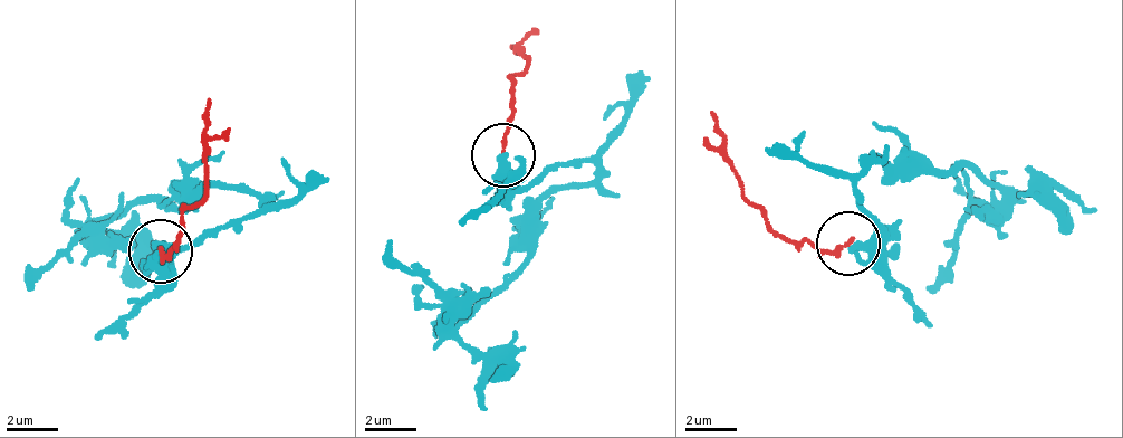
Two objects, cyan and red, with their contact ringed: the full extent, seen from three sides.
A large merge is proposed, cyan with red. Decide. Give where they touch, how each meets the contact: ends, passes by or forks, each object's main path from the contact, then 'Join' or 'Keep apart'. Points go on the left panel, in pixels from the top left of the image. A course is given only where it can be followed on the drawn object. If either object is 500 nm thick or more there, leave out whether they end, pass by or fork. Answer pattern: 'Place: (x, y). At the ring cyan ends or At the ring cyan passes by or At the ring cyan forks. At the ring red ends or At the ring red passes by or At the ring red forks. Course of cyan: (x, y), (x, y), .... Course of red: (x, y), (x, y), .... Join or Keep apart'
Place: (161, 251). At the ring cyan ends. At the ring red ends. Course of cyan: (162, 256), (251, 215), (256, 199), (223, 187), (201, 191), (188, 202), (137, 206), (96, 225), (29, 287). Course of red: (162, 250), (164, 258), (202, 194), (208, 98). Keep apart

